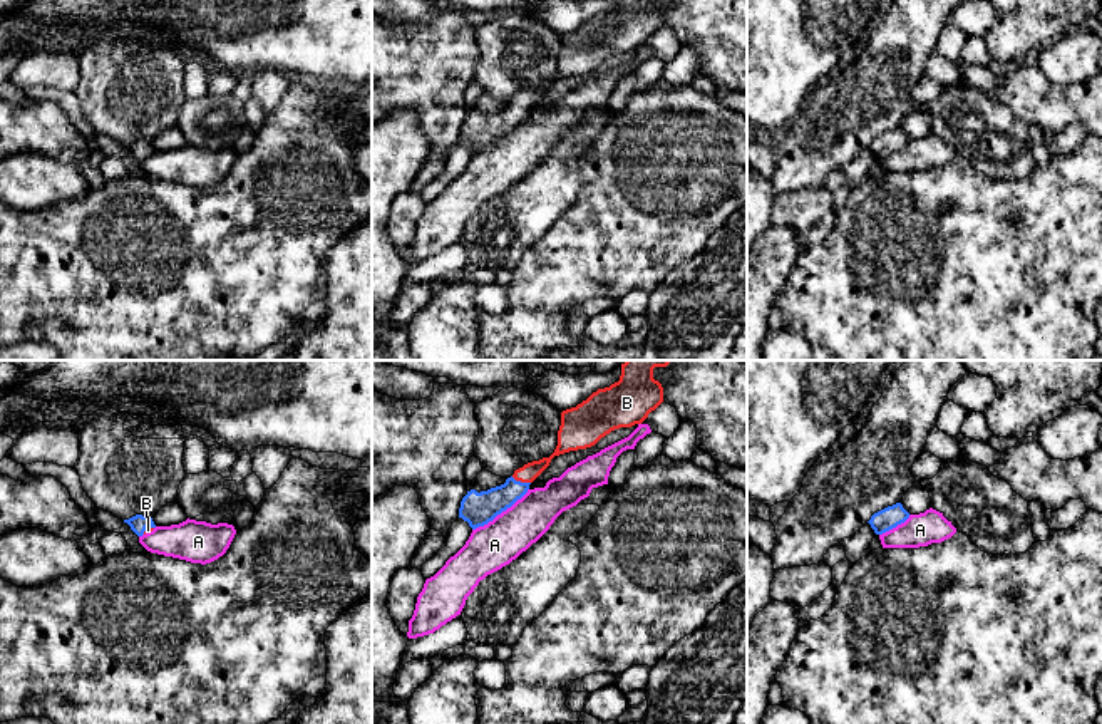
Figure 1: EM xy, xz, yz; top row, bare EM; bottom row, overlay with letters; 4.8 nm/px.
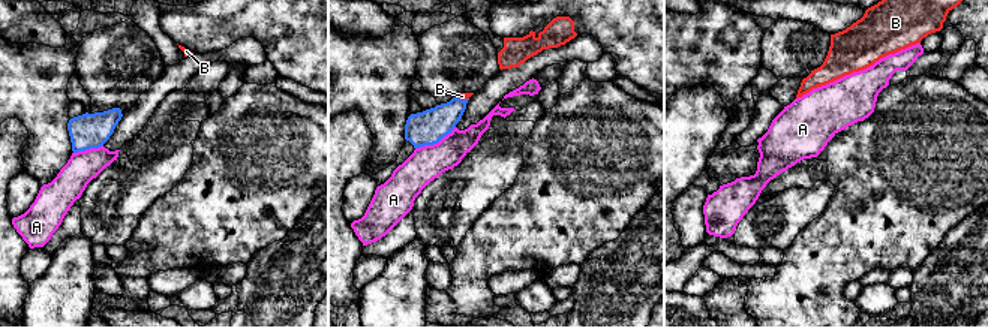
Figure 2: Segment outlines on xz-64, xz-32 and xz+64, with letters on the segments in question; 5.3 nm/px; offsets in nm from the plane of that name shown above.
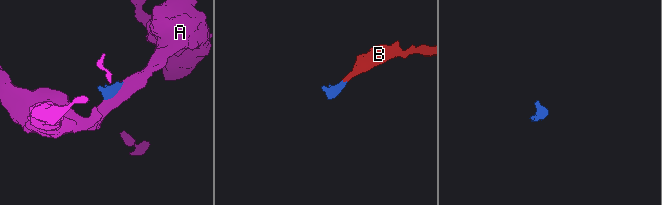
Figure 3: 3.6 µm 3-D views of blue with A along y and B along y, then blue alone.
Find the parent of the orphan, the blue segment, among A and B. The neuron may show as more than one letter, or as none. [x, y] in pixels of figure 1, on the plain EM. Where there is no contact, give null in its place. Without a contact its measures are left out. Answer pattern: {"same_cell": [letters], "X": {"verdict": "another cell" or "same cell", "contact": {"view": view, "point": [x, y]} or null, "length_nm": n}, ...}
{"same_cell": ["B"], "A": {"verdict": "another cell", "contact": {"view": "xz", "point": [501, 136]}, "length_nm": 340}, "B": {"verdict": "same cell", "contact": {"view": "xz", "point": [520, 106]}, "length_nm": 100}}

